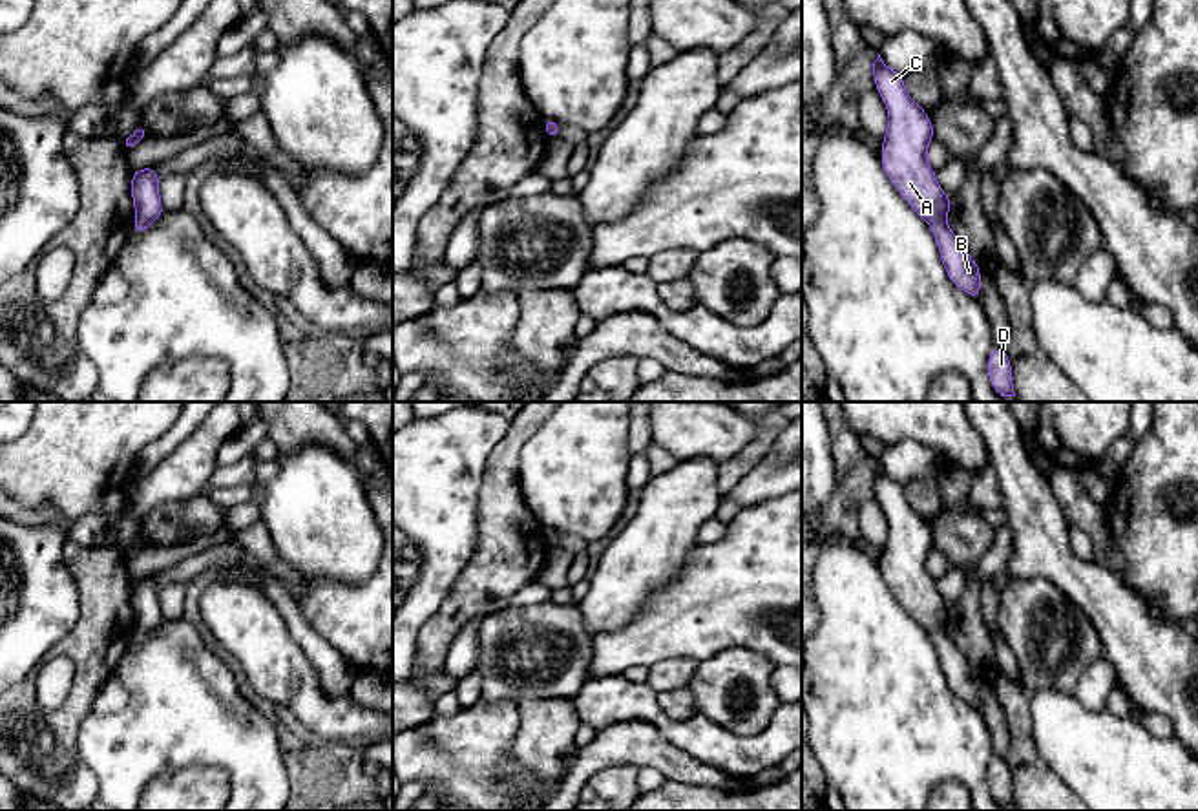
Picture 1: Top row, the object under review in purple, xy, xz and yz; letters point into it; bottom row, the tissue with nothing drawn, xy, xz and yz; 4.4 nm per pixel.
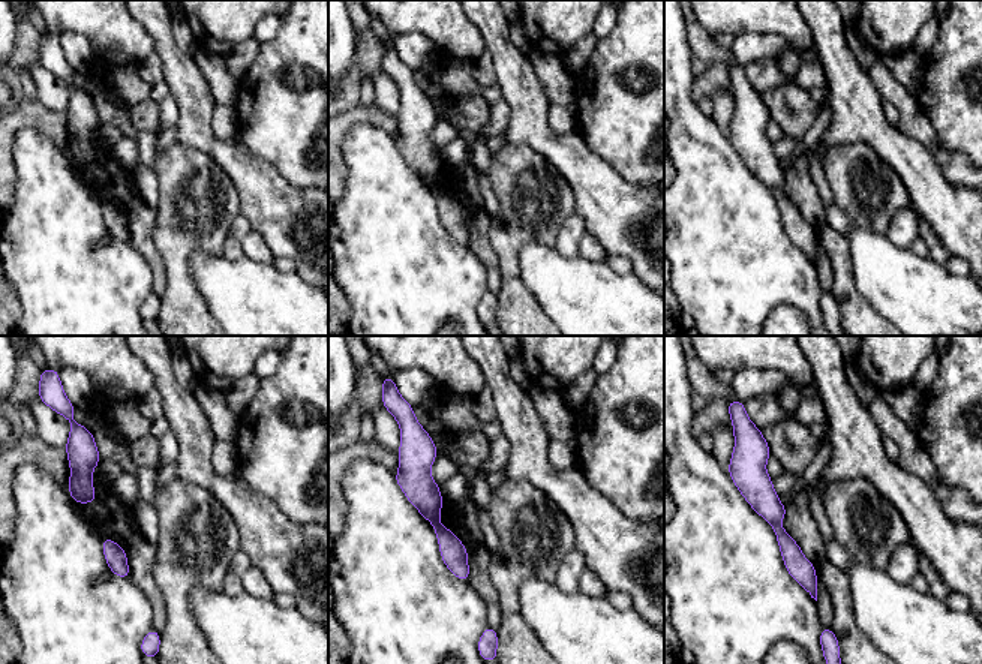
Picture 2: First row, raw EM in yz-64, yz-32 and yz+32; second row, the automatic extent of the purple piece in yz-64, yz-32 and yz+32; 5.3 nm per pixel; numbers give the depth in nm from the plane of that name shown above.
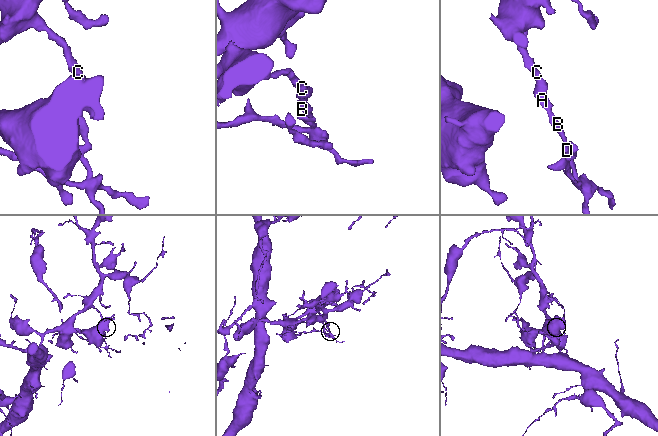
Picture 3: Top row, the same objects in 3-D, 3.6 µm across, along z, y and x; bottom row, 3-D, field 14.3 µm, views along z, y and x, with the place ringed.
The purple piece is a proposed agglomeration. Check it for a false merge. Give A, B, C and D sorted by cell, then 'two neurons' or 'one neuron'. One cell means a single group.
A B C D | one neuron

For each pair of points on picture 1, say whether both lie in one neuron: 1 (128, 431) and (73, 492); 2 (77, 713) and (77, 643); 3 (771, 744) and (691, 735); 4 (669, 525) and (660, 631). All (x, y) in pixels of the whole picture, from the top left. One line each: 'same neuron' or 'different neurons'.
1: same neuron
2: same neuron
3: same neuron
4: different neurons

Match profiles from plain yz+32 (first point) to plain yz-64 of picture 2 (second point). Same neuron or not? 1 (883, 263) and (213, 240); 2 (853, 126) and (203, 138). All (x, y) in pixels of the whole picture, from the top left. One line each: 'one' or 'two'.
1: two
2: one

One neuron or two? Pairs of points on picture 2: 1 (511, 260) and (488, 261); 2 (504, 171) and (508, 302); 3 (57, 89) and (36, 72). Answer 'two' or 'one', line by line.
1: two
2: one
3: one

